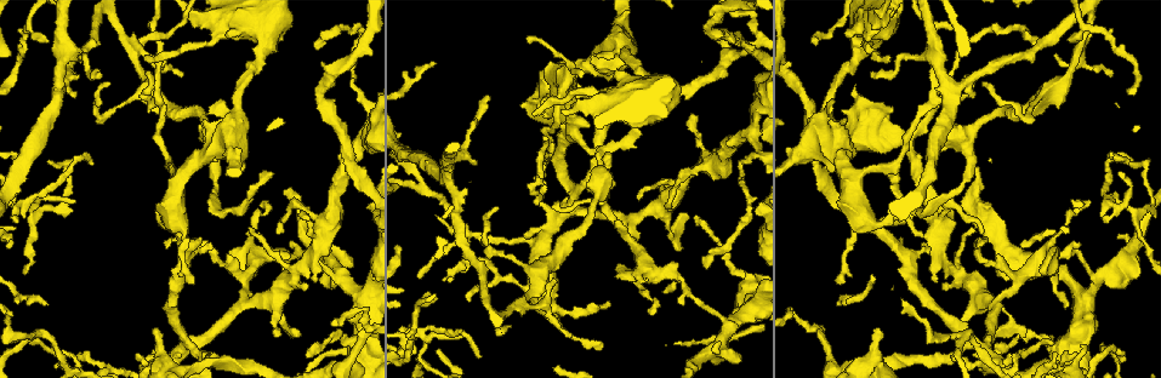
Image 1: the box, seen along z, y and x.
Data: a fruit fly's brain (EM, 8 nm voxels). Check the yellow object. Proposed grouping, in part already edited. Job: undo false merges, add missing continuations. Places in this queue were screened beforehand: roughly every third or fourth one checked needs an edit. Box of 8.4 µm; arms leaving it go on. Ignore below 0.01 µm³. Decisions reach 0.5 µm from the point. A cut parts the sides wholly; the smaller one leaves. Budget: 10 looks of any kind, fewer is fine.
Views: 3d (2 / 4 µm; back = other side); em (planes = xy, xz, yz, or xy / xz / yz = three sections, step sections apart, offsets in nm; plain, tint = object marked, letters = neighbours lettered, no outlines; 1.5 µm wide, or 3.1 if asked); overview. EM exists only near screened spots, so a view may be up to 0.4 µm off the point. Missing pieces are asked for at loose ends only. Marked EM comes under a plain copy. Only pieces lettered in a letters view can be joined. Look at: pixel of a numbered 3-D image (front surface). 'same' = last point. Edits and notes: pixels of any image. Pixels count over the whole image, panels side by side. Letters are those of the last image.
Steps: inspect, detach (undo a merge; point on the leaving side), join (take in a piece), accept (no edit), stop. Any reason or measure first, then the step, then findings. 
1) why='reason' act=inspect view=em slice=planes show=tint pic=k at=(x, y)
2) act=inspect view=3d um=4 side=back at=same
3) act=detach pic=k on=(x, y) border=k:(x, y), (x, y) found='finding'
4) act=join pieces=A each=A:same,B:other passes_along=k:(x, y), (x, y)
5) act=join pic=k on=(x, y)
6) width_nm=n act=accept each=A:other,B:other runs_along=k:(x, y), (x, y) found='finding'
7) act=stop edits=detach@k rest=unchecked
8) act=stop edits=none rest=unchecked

why='three arms meet' act=inspect view=3d um=2 pic=1 at=(32, 195)

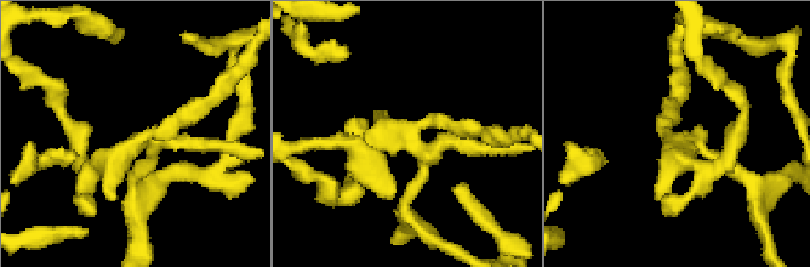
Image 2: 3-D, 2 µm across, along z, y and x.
why='shape alone is not enough' act=inspect view=em slice=xz step=8 show=tint pic=2 at=(412, 137)

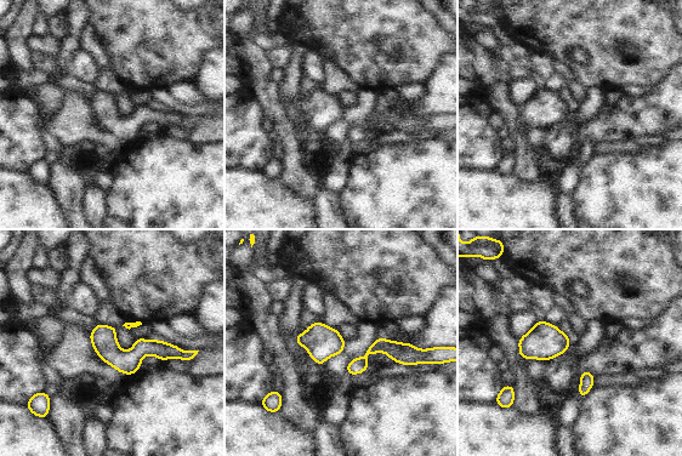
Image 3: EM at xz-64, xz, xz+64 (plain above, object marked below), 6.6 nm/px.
act=inspect view=em slice=planes show=letters at=same

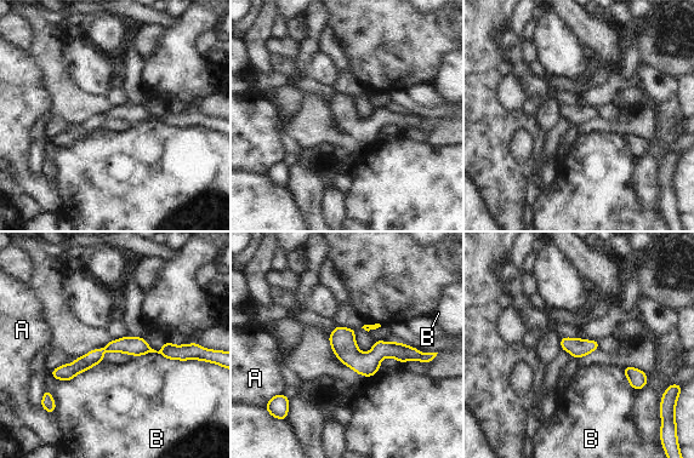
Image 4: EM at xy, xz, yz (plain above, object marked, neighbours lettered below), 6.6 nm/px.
width_nm=110 act=accept each=A:other,B:other runs_along=4:(186, 355), (107, 347), (55, 373) found='continuous, no second neuron'

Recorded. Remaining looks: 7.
why='branch stops here' act=inspect view=3d um=2 side=back pic=1 at=(608, 153)

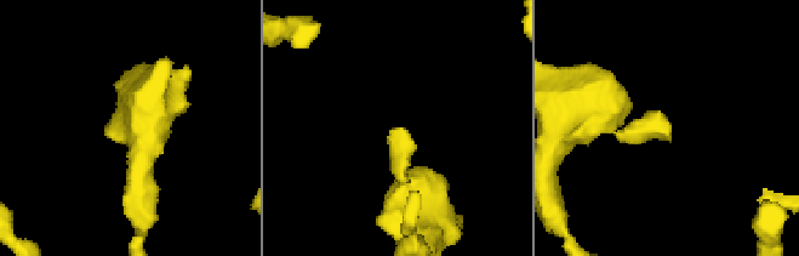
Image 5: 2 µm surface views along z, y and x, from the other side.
act=inspect view=em slice=planes show=letters pic=5 at=(669, 136)

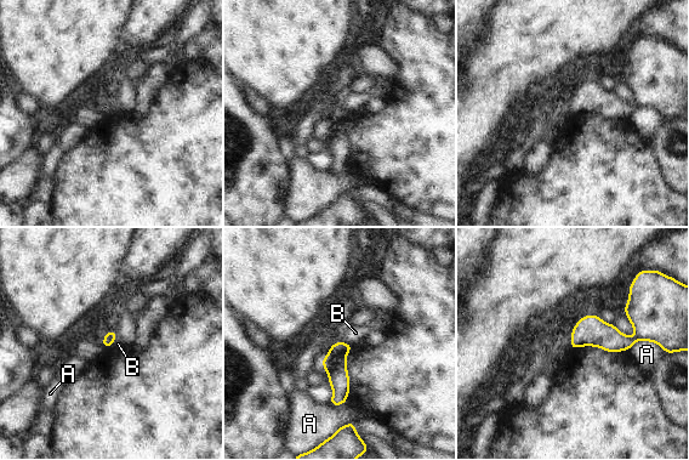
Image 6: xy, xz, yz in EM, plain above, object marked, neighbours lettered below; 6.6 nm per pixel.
act=accept each=A:other,B:other runs_along=6:(342, 345), (335, 402) found='no lettered piece goes on from it'

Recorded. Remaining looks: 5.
why='small branch off a trunk' act=inspect view=3d um=2 pic=1 at=(943, 284)

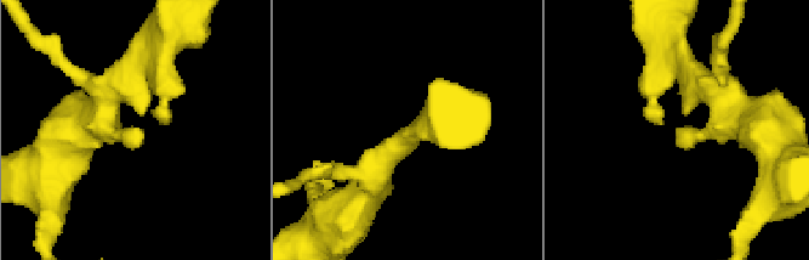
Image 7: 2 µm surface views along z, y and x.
arms=3 why='need the tissue' act=inspect view=em slice=planes show=letters pic=7 at=(137, 129)

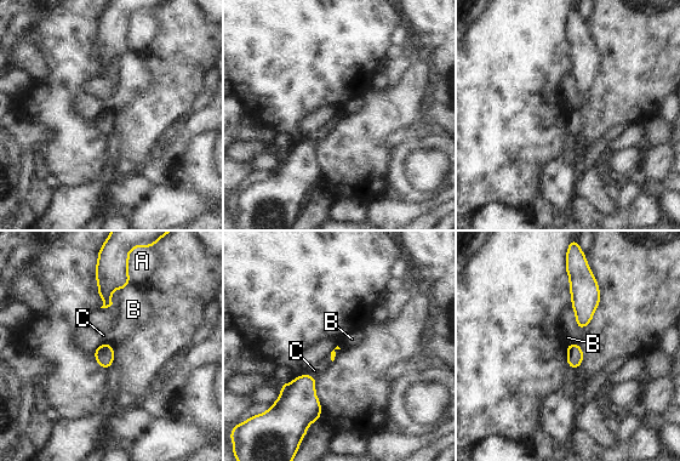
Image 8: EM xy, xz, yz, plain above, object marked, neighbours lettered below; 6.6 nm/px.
longest_contact=A:120nm act=accept each=A:other,B:other,C:other border=8:(129, 283), (120, 290) found='none of them fits'

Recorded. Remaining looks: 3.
why='four arms meet' act=inspect view=em slice=planes show=letters pic=1 at=(1100, 276)

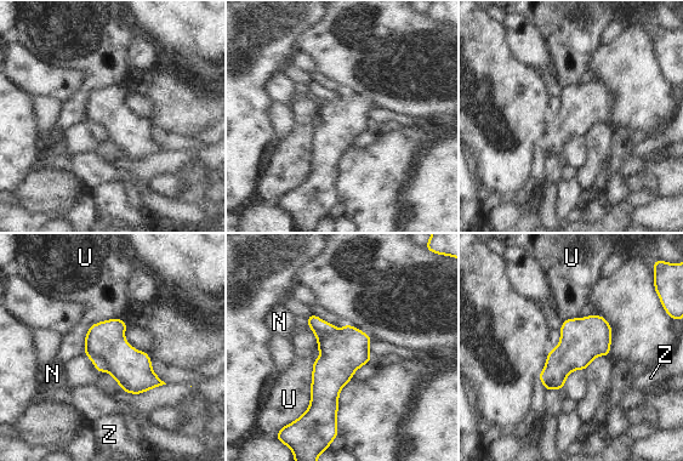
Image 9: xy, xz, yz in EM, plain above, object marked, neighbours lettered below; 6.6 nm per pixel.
width_nm=280 act=detach pic=9 on=(342, 352) each=N:other,U:other,Z:other found='two neurons meet here'

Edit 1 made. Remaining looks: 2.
act=stop edits=detach@9 rest=unchecked

